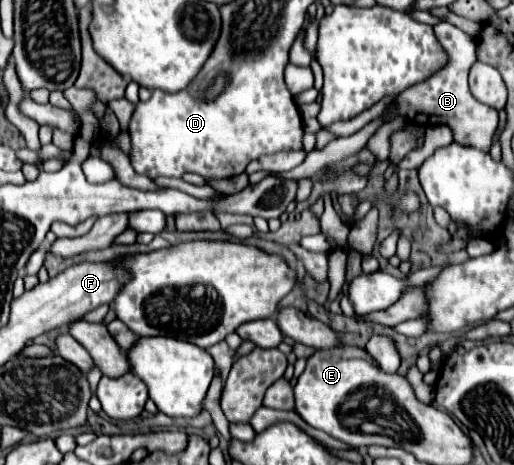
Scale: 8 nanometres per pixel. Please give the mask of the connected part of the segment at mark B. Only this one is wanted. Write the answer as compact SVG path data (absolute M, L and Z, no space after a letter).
M440 22L434 26L434 34L444 50L450 54L450 64L404 92L400 92L384 110L384 122L390 122L398 116L406 118L412 124L420 126L448 126L452 130L452 138L458 144L480 148L482 152L490 152L492 136L498 128L498 112L486 104L480 104L468 90L468 70L476 62L476 40L464 34L460 28Z

